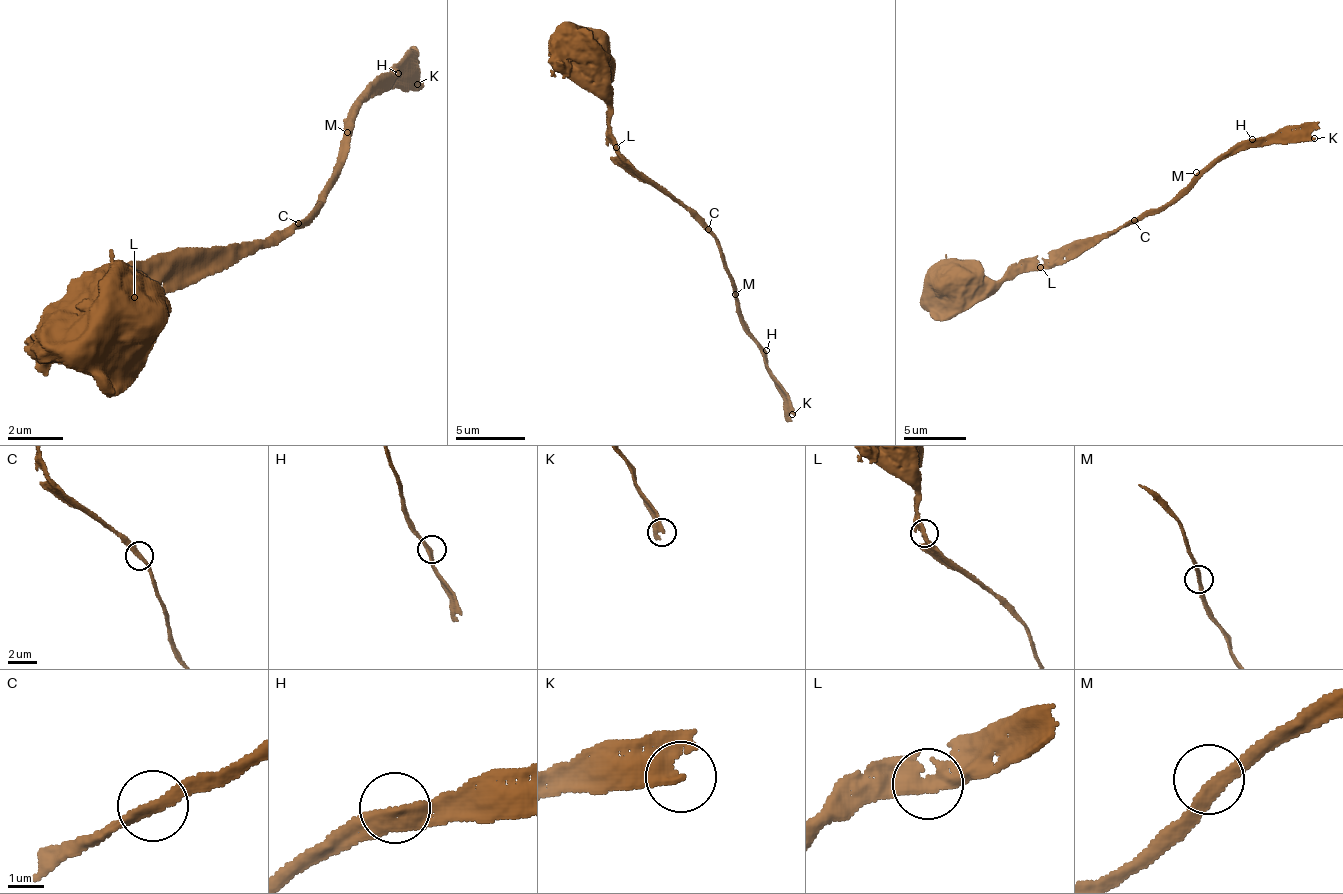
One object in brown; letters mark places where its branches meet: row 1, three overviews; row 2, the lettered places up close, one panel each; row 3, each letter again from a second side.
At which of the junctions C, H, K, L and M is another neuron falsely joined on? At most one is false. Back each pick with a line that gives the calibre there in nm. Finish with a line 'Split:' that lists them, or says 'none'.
Split: none

